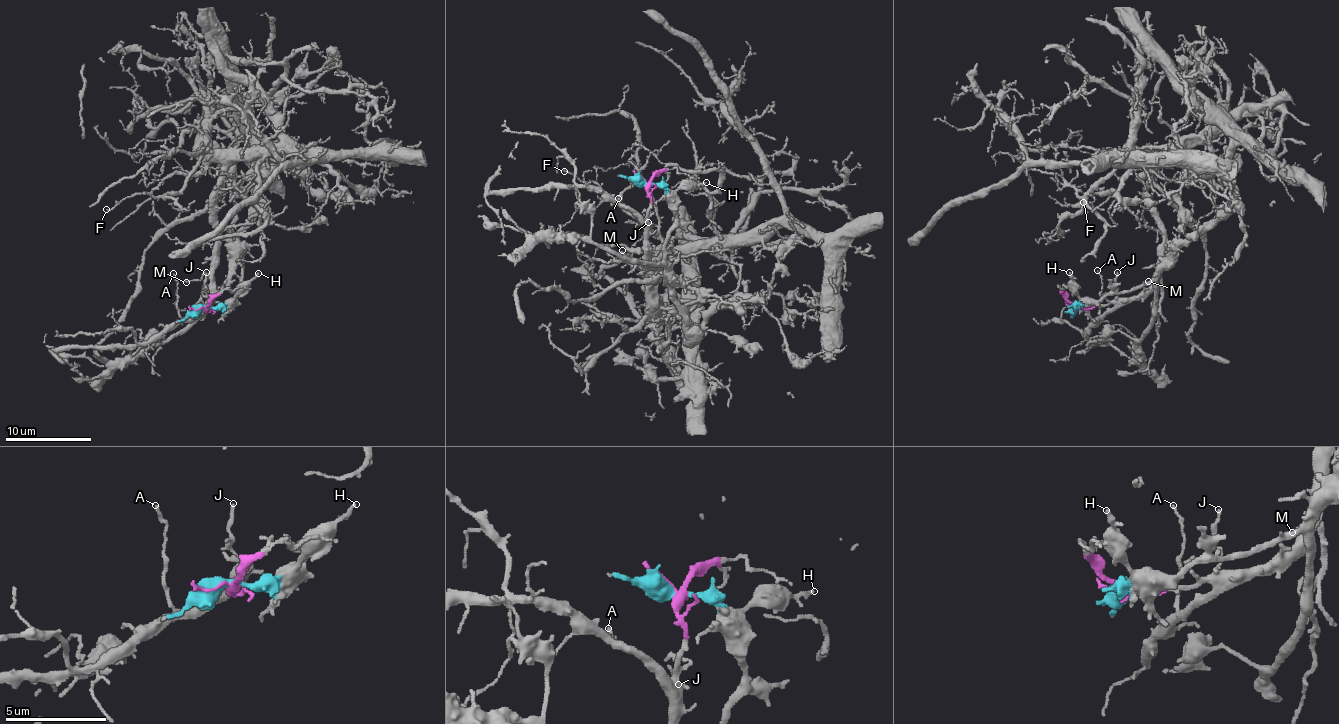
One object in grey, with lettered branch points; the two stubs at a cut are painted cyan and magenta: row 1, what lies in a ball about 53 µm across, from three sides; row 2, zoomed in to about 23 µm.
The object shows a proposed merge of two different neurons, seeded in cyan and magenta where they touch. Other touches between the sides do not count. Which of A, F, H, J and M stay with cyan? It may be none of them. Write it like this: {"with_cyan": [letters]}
{"with_cyan": ["H"]}

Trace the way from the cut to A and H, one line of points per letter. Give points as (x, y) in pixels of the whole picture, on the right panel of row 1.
A: (1073, 305), (1110, 308), (1103, 316), (1100, 313), (1103, 283), (1097, 269)
H: (1073, 305), (1080, 298), (1070, 272)

